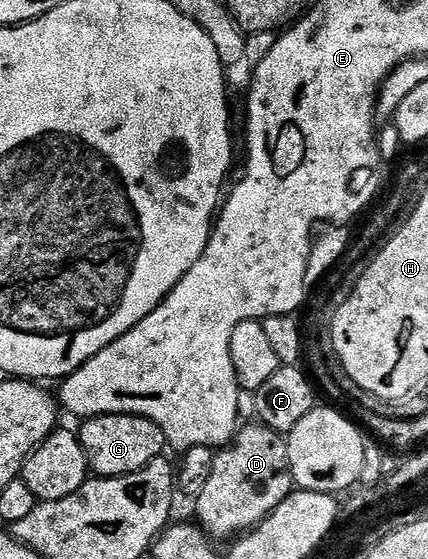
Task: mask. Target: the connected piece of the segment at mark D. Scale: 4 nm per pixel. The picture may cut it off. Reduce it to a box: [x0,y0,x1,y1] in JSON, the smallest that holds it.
[195,421,294,541]

